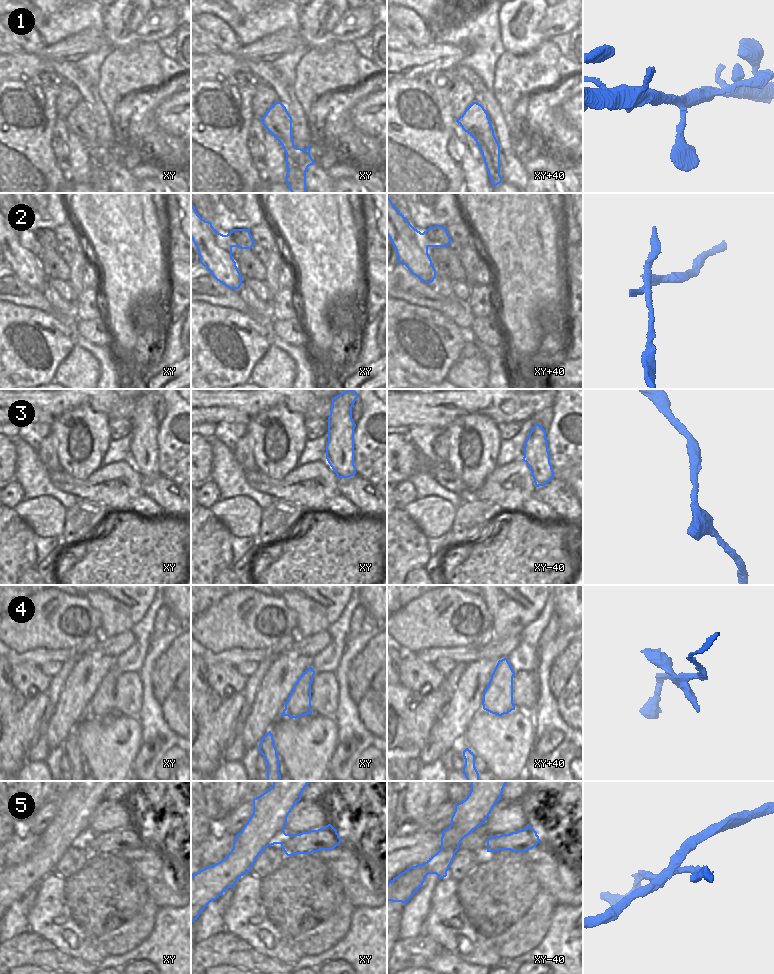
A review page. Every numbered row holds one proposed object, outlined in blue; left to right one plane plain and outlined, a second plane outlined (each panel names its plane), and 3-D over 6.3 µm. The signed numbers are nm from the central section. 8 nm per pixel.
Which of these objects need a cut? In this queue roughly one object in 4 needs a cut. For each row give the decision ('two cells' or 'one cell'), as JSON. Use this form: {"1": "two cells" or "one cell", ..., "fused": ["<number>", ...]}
{"1": "one cell", "2": "two cells", "3": "one cell", "4": "two cells", "5": "two cells", "fused": ["2", "4", "5"]}

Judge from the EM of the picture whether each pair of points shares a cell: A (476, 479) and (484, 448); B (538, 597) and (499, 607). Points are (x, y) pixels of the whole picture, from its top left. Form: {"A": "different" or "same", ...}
{"A": "same", "B": "same"}

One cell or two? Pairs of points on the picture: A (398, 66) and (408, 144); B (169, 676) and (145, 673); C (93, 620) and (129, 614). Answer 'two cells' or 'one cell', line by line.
A: two cells
B: two cells
C: two cells

